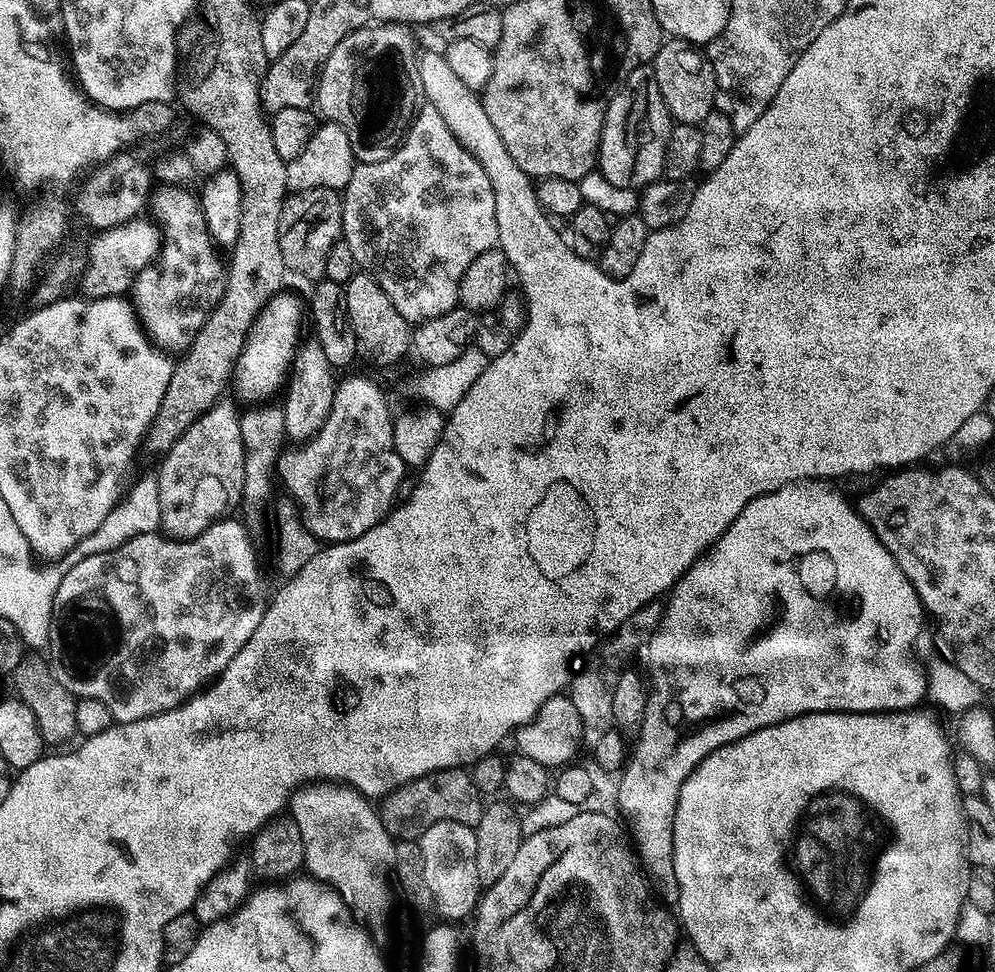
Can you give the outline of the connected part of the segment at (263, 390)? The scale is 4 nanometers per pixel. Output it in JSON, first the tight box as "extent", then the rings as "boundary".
{"extent":[234,290,306,402],"boundary":[[[281,290],[272,296],[266,302],[266,306],[256,315],[256,321],[252,324],[252,329],[248,331],[248,337],[244,343],[242,354],[236,363],[234,373],[234,388],[236,384],[236,392],[244,400],[254,400],[250,402],[268,402],[276,391],[281,391],[282,385],[285,383],[286,377],[289,375],[296,353],[302,344],[300,331],[306,328],[306,308],[300,305],[300,300],[296,296],[291,296],[288,290]]]}

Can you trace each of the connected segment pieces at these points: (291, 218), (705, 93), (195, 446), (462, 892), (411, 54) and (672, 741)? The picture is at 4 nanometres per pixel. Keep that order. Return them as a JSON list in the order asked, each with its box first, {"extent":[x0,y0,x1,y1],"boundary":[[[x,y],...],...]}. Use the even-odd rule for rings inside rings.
[{"extent":[278,188,344,282],"boundary":[[[335,188],[292,192],[285,199],[278,226],[278,246],[282,250],[284,266],[289,273],[297,272],[312,280],[311,282],[319,281],[324,276],[330,246],[334,246],[334,242],[342,236],[344,223],[340,213],[341,200],[341,193]]]},{"extent":[650,39,717,126],"boundary":[[[669,39],[660,45],[656,59],[650,67],[656,75],[658,90],[662,90],[668,113],[675,123],[698,126],[704,121],[706,114],[710,114],[717,107],[714,66],[697,45],[689,44],[686,40]]]},{"extent":[158,398,244,540],"boundary":[[[228,398],[217,400],[206,414],[202,414],[174,442],[169,452],[163,453],[158,471],[160,482],[160,528],[163,535],[174,540],[193,540],[202,534],[211,524],[225,519],[228,504],[241,503],[242,478],[244,477],[244,447],[242,446],[242,430],[240,429],[241,413],[236,412]]]},{"extent":[418,821,482,922],"boundary":[[[456,821],[435,822],[418,839],[422,850],[422,862],[426,870],[426,892],[430,897],[431,907],[448,922],[464,920],[473,915],[482,895],[482,887],[478,880],[477,843],[475,827],[462,825]]]},{"extent":[316,24,421,164],"boundary":[[[374,24],[370,28],[359,28],[354,34],[338,42],[334,54],[326,58],[324,68],[320,72],[316,86],[319,115],[325,121],[340,124],[342,130],[346,130],[353,153],[361,164],[382,162],[404,143],[404,138],[410,131],[408,123],[416,112],[416,103],[421,103],[420,61],[412,32],[411,27],[402,24]],[[368,112],[384,113],[381,114],[380,120],[368,120]]]},{"extent":[616,480,928,902],"boundary":[[[797,480],[795,484],[787,484],[770,494],[754,498],[754,502],[744,507],[742,514],[730,522],[727,530],[711,547],[686,569],[684,577],[677,580],[664,604],[664,614],[659,617],[657,624],[660,625],[656,633],[653,631],[648,637],[646,653],[652,680],[650,676],[646,714],[638,726],[640,737],[636,740],[636,748],[634,744],[619,777],[621,780],[616,788],[616,804],[620,807],[619,815],[630,833],[636,855],[645,873],[654,881],[655,891],[661,901],[676,902],[680,899],[678,878],[674,874],[674,814],[686,778],[690,778],[693,770],[711,752],[723,744],[746,738],[752,732],[811,712],[907,712],[915,709],[920,699],[925,699],[928,682],[924,678],[924,665],[918,659],[918,641],[922,636],[920,631],[926,621],[924,603],[920,601],[910,578],[906,578],[898,562],[894,562],[890,550],[882,546],[872,527],[860,515],[857,505],[853,501],[851,504],[832,484],[835,483],[828,480]]]}]

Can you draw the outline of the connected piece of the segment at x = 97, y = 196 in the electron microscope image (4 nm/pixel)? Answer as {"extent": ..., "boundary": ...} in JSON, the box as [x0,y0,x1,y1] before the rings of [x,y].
{"extent":[76,150,150,230],"boundary":[[[121,150],[110,160],[91,169],[88,181],[80,188],[80,197],[76,204],[82,215],[88,219],[92,230],[113,228],[119,224],[127,224],[129,220],[137,219],[140,210],[145,209],[150,198],[148,188],[148,172],[140,160],[135,160],[128,150]]]}

